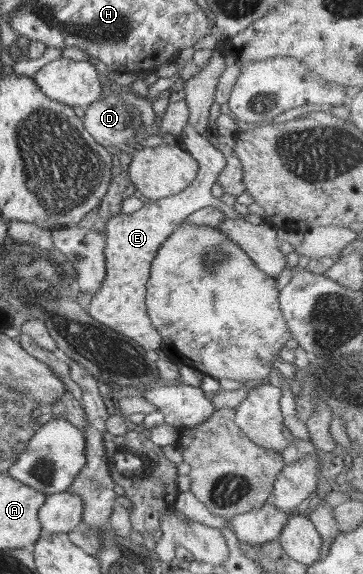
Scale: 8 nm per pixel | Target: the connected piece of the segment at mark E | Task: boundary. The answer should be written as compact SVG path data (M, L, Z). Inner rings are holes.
M220 47L213 49L211 60L205 68L192 79L182 81L186 92L186 103L191 112L189 122L185 125L183 147L198 162L198 171L193 182L179 194L167 198L157 199L152 203L144 204L139 210L132 213L120 213L108 218L105 225L106 277L100 289L92 296L91 305L87 310L89 316L115 332L135 340L146 351L155 351L162 344L159 332L153 327L146 308L146 284L150 277L152 260L159 247L175 232L175 229L189 214L196 210L213 206L224 213L225 218L245 219L255 225L263 222L263 217L248 213L243 215L219 198L211 195L211 188L219 173L225 168L225 156L207 137L206 129L214 118L212 111L216 105L216 86L224 69L224 56Z

